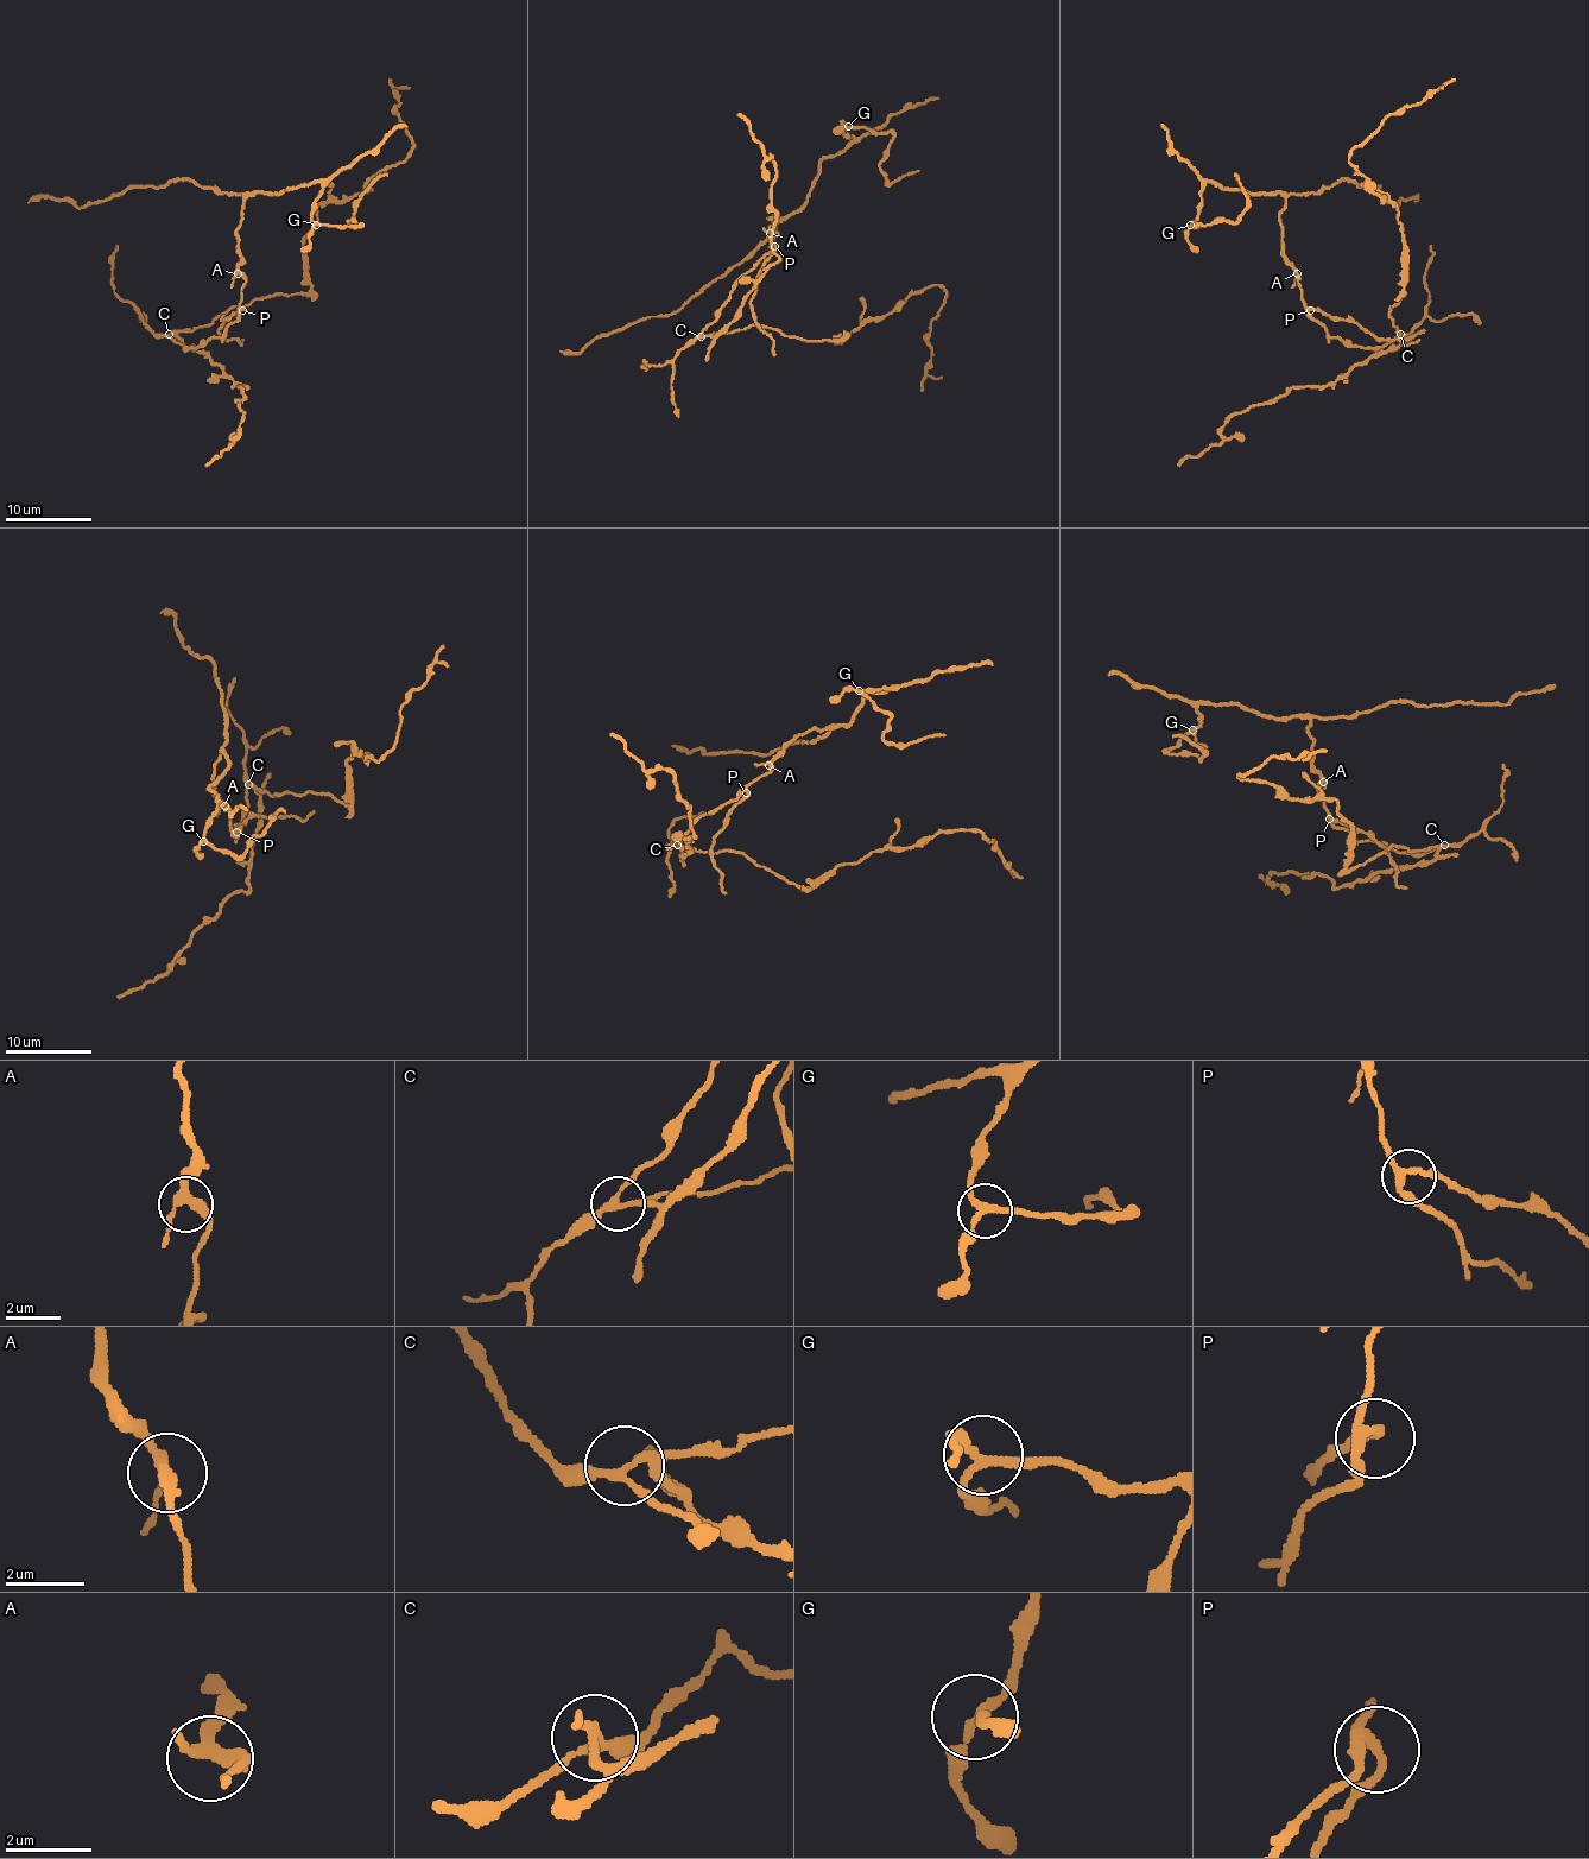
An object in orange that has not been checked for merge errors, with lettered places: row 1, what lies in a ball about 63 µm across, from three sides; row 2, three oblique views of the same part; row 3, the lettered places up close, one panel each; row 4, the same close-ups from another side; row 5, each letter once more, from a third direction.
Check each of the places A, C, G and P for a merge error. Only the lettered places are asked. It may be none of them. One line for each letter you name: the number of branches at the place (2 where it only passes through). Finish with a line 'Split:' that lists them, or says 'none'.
C: branches 4
Split: C

